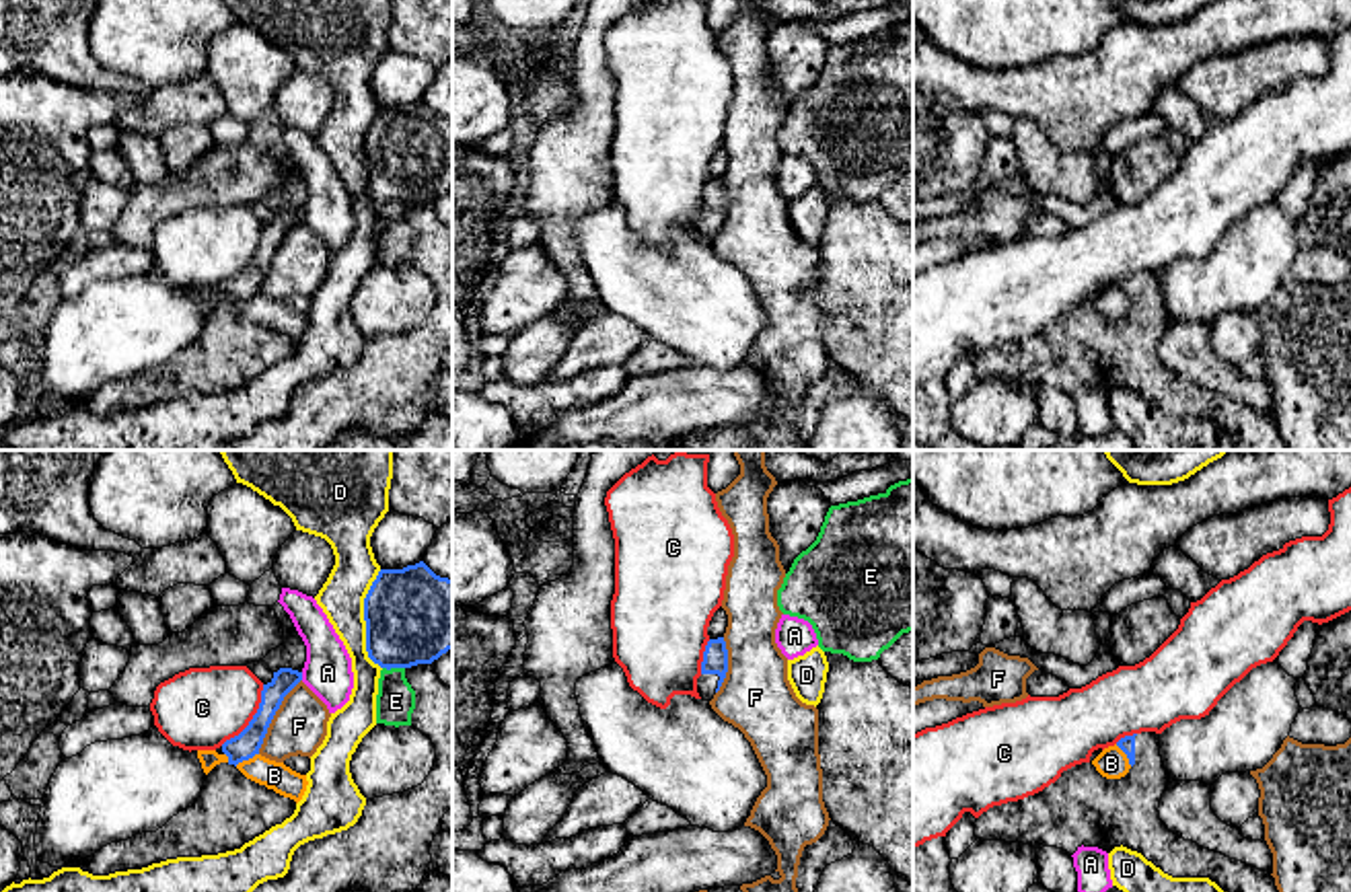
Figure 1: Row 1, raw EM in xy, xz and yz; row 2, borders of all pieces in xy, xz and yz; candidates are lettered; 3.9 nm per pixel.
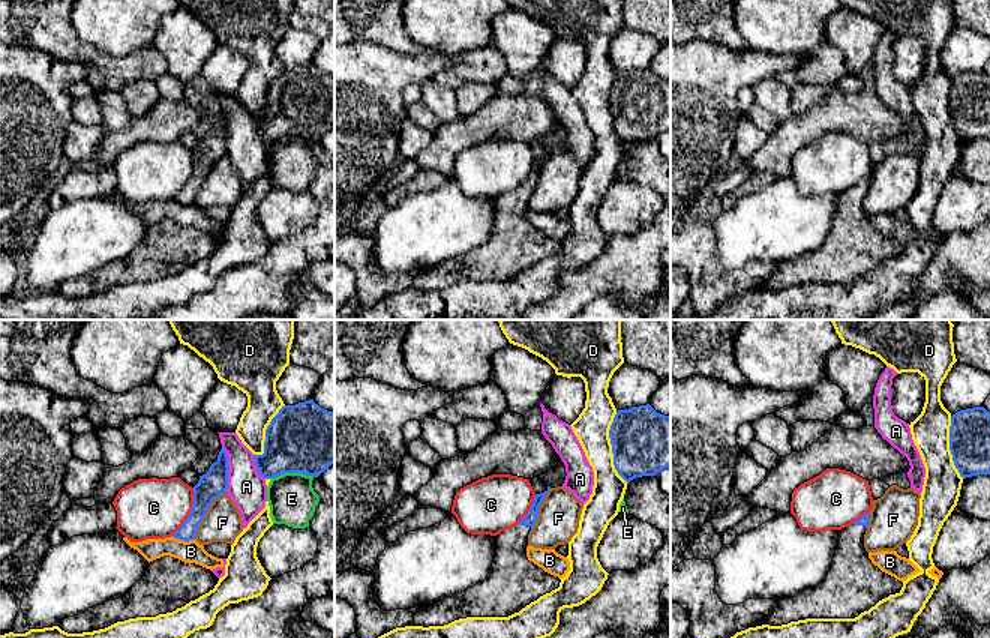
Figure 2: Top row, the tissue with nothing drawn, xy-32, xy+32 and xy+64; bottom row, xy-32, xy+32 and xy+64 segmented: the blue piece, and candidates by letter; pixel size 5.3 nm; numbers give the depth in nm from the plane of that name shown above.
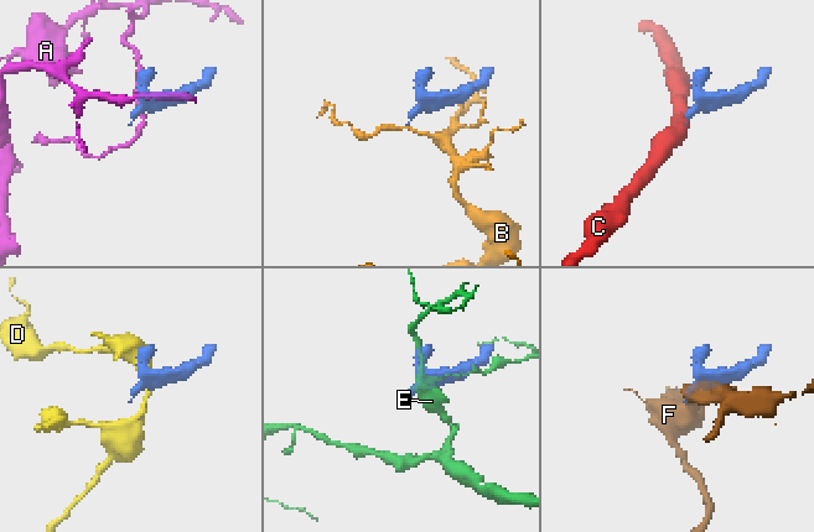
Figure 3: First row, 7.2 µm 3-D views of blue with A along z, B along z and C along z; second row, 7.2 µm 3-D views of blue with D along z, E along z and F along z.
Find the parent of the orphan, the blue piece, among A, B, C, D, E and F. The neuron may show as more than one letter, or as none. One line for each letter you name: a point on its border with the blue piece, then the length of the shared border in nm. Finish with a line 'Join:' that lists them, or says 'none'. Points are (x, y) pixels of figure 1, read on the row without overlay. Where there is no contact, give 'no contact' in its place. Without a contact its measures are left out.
Join: none

